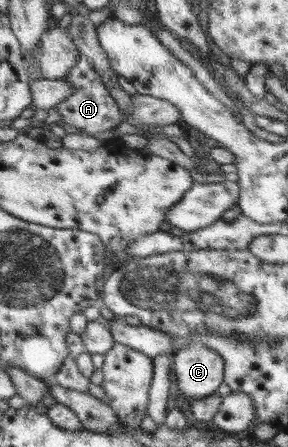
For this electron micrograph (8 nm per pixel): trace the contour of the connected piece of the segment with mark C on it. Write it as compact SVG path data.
M193 344L183 346L172 356L172 378L188 399L215 395L224 382L224 360L209 346Z

